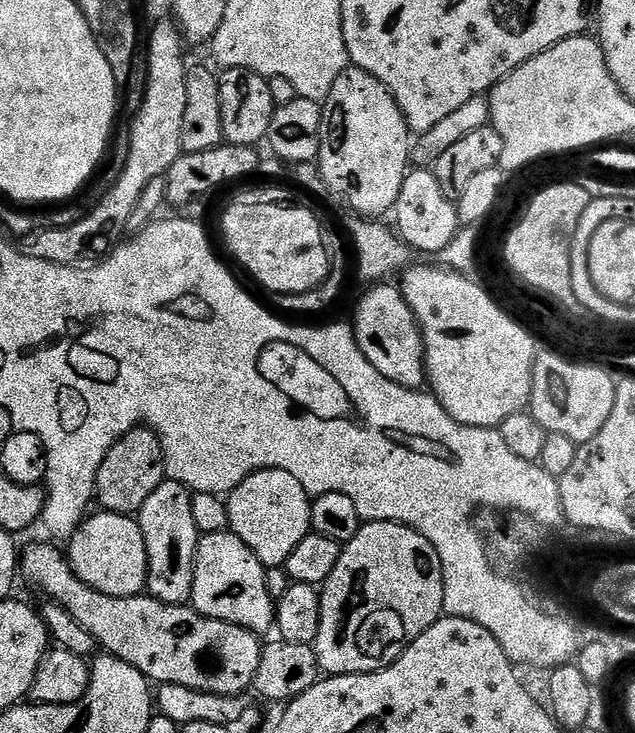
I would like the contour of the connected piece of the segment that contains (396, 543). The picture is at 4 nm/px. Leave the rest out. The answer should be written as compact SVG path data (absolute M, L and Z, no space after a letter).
M393 520L361 523L358 534L340 549L338 566L319 589L322 618L315 642L321 673L328 676L357 676L388 668L434 622L445 615L444 575L438 550L422 534Z

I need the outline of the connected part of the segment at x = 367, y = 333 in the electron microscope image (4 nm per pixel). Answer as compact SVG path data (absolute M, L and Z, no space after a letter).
M377 282L367 291L357 302L356 313L350 319L358 350L362 350L362 354L366 354L366 362L370 362L378 374L390 378L390 382L400 384L403 388L423 389L426 384L424 334L416 315L395 283Z

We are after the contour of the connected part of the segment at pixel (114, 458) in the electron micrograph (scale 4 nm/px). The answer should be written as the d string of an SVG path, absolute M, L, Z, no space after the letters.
M138 427L130 430L106 454L96 472L95 499L105 512L139 513L140 508L154 494L158 485L164 483L166 469L160 439L149 428Z

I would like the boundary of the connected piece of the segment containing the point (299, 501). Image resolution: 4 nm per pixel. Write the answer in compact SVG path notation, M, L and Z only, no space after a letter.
M262 470L251 472L233 492L227 493L228 527L262 562L265 568L283 568L286 558L298 547L298 542L312 532L312 500L308 492L302 490L302 482L294 478L294 474L286 474L286 470Z

